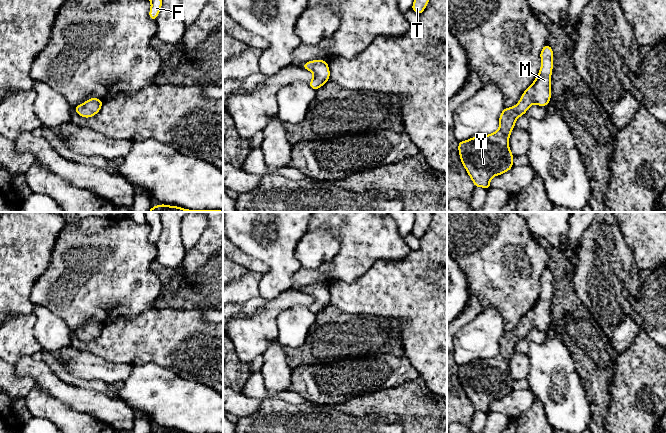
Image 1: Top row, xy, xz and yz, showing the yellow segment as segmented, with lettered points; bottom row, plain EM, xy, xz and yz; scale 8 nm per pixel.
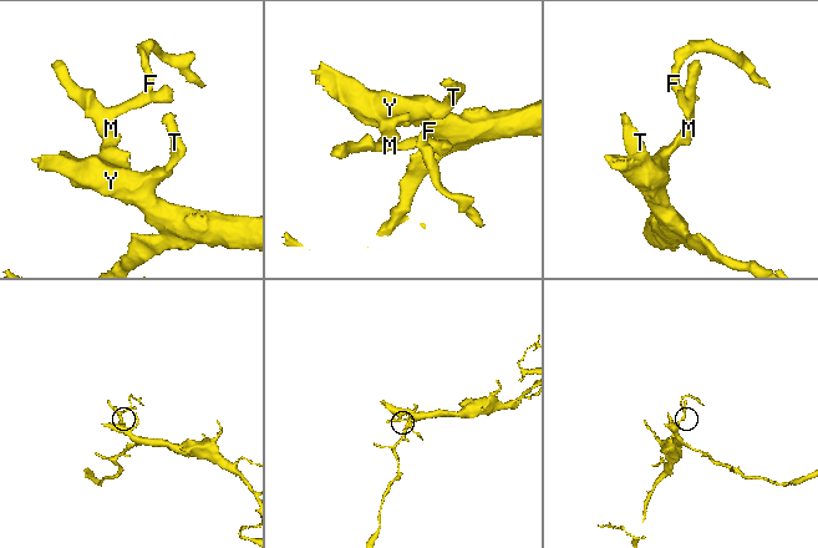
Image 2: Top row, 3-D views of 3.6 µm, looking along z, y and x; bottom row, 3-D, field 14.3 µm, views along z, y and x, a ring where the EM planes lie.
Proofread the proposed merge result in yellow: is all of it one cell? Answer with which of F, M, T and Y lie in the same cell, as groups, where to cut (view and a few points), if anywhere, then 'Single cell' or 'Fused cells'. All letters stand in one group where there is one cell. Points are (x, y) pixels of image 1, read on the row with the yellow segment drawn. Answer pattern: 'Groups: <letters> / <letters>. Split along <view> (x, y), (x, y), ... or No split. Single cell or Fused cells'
Groups: F M T Y. No split. Single cell

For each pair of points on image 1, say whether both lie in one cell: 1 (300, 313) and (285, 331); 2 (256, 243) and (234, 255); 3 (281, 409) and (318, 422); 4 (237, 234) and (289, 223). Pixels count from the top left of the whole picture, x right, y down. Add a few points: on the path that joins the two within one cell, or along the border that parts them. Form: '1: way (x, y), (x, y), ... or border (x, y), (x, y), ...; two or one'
1: way (299, 317), (289, 327); one
2: border (233, 242), (242, 251), (263, 262); two
3: way (290, 418), (294, 422), (309, 422); one
4: way (252, 240), (266, 249), (279, 238); one

